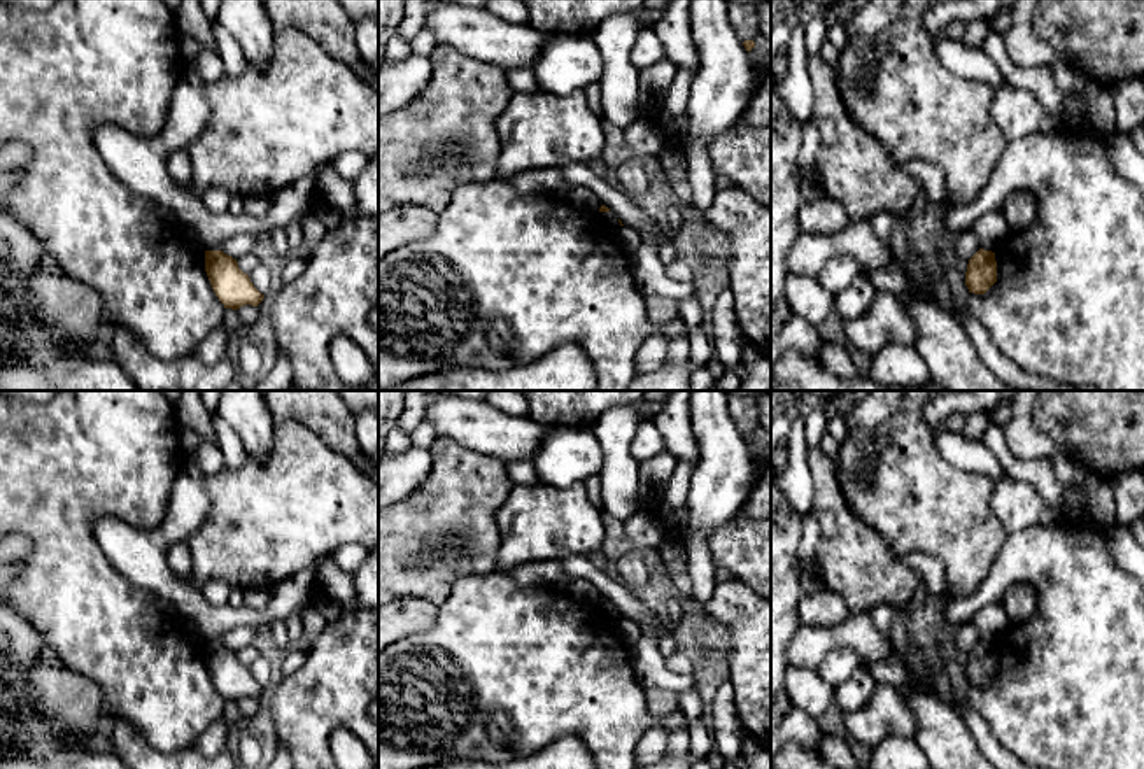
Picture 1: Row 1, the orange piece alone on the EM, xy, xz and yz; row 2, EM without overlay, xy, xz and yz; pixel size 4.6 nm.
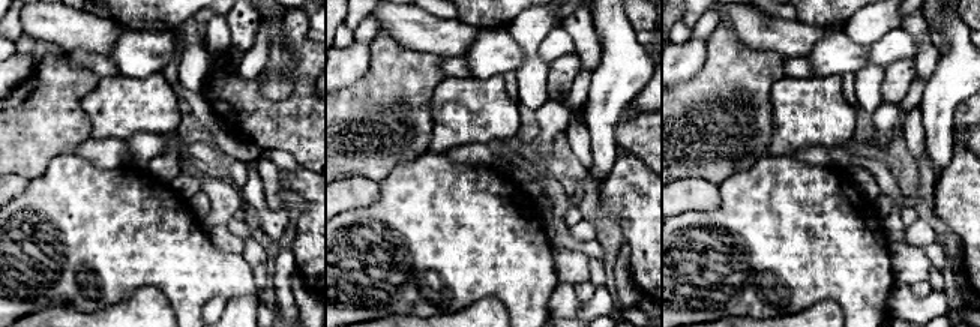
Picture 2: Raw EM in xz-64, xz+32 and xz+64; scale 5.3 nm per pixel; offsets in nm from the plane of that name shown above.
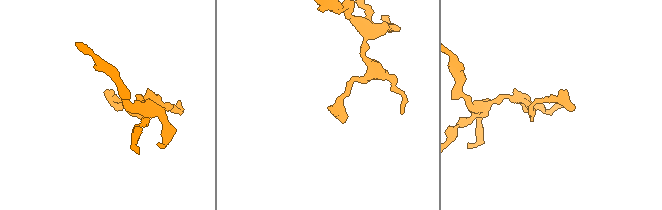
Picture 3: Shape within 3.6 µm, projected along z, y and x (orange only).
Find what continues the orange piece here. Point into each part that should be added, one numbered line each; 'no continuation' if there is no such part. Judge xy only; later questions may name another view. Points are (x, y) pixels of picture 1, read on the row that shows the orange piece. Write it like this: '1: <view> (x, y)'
no continuation

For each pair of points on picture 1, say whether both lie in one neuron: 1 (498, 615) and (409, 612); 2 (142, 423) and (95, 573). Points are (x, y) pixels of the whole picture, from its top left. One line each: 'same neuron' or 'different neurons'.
1: different neurons
2: same neuron

